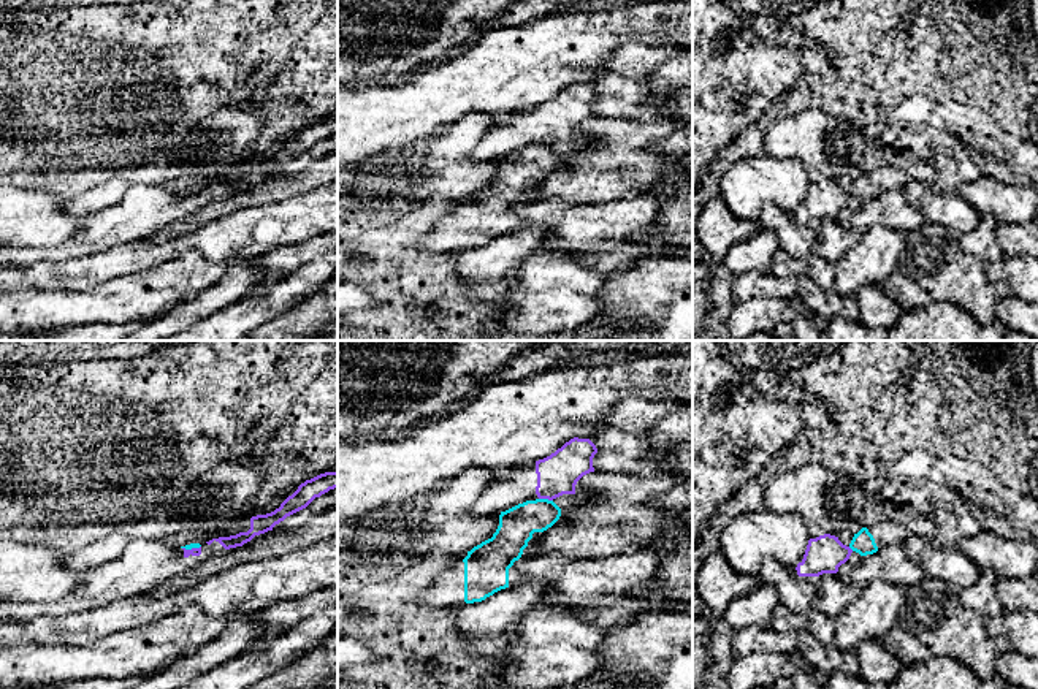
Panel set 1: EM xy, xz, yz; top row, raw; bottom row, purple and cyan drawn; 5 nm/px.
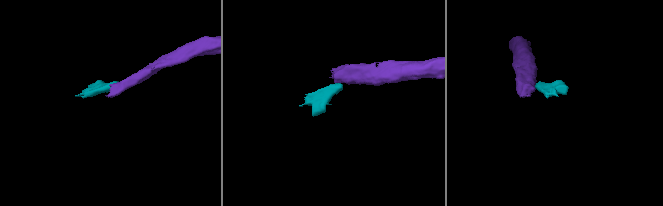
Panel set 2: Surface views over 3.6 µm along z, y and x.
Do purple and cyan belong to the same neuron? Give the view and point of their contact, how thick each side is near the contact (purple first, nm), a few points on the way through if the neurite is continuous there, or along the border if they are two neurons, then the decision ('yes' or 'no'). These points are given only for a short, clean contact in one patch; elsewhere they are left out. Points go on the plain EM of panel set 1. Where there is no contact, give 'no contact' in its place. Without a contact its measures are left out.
contact xz (545, 143); calibres 200 and 190 nm; border xz (539, 143), (552, 146); no

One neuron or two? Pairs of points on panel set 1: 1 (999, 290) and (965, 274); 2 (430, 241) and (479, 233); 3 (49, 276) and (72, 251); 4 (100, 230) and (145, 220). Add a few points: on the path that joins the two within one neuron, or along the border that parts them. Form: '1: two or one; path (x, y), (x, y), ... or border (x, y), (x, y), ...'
1: one; path (991, 290), (981, 290), (973, 282)
2: one; path (442, 238), (449, 233), (466, 233)
3: two; border (65, 260), (37, 262), (26, 268)
4: one; path (111, 227), (133, 220)

